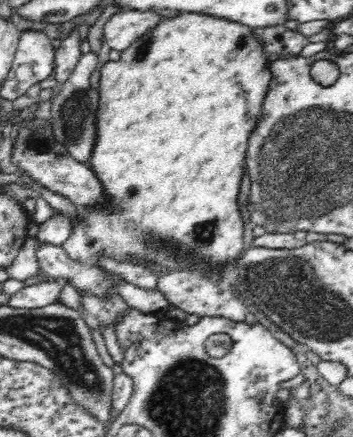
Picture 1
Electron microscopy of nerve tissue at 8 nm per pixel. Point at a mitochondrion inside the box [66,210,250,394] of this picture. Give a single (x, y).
(202, 234)

